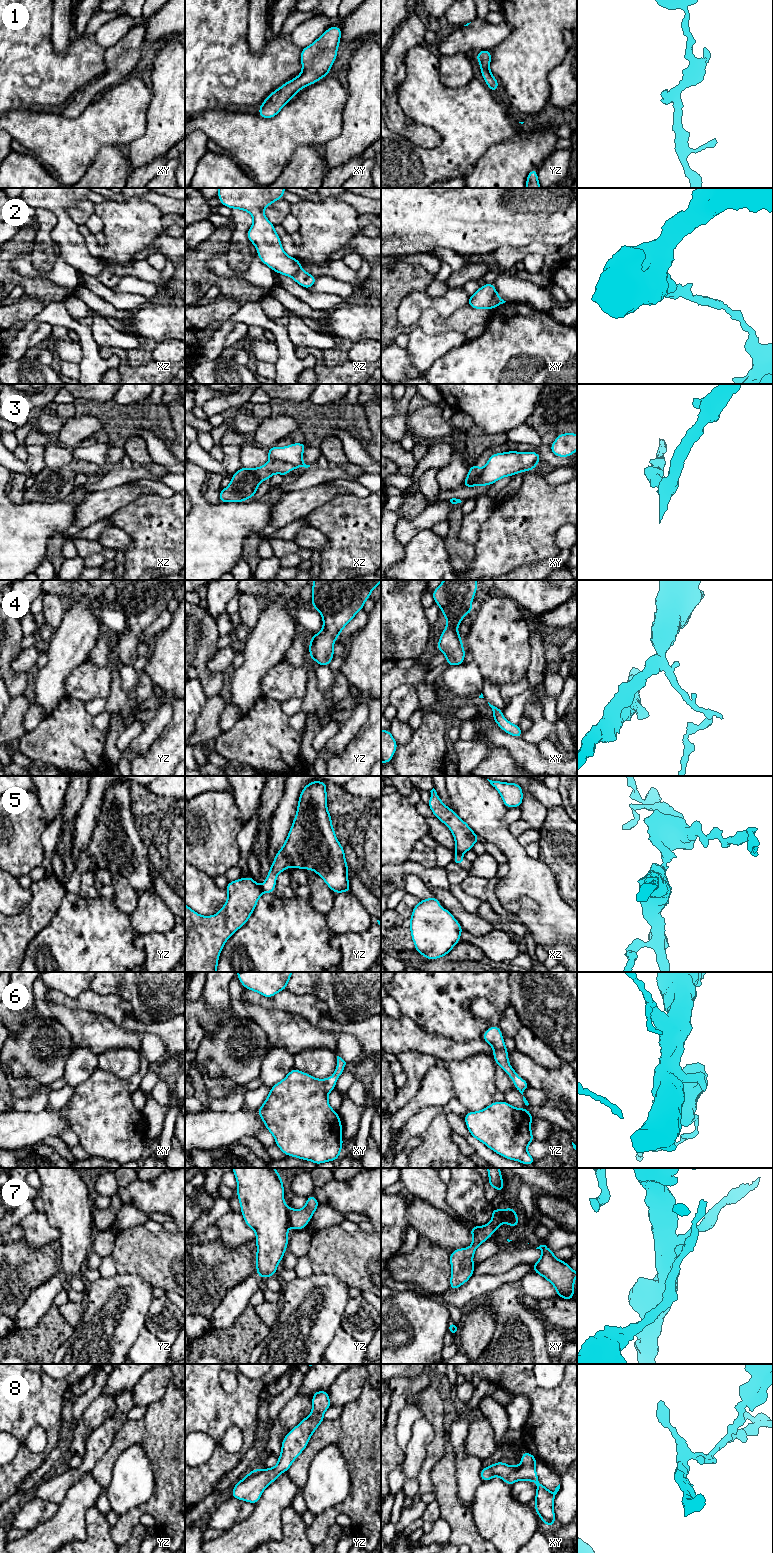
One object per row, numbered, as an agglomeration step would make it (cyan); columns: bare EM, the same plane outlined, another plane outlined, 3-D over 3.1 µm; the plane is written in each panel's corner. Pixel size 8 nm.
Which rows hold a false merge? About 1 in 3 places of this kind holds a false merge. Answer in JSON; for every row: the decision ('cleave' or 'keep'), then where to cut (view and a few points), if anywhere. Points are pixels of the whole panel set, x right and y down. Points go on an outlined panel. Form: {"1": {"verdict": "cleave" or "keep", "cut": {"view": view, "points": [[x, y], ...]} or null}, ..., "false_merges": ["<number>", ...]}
{"1": {"verdict": "keep", "cut": null}, "2": {"verdict": "cleave", "cut": {"view": "xy", "points": [[496, 292], [490, 307]]}}, "3": {"verdict": "cleave", "cut": {"view": "xz", "points": [[270, 458], [289, 462], [296, 467]]}}, "4": {"verdict": "keep", "cut": null}, "5": {"verdict": "cleave", "cut": {"view": "xz", "points": [[456, 852], [461, 854]]}}, "6": {"verdict": "keep", "cut": null}, "7": {"verdict": "cleave", "cut": {"view": "xy", "points": [[511, 1208], [512, 1212], [507, 1220], [507, 1225]]}}, "8": {"verdict": "keep", "cut": null}, "false_merges": ["2", "3", "5", "7"]}

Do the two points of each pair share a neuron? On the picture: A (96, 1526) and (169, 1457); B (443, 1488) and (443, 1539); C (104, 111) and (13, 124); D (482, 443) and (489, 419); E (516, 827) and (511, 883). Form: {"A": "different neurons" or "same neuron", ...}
{"A": "different neurons", "B": "different neurons", "C": "same neuron", "D": "different neurons", "E": "different neurons"}

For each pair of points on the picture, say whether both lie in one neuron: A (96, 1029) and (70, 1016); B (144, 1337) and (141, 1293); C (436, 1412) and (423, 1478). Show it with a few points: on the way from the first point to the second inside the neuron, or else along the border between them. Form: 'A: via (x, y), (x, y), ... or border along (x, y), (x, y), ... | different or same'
A: via (90, 1029), (82, 1027), (76, 1021) | same
B: border along (144, 1326), (130, 1348) | different
C: via (439, 1428), (439, 1443), (429, 1462) | same

